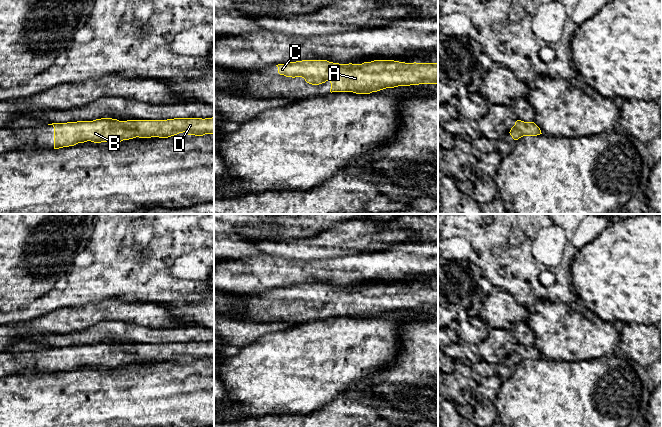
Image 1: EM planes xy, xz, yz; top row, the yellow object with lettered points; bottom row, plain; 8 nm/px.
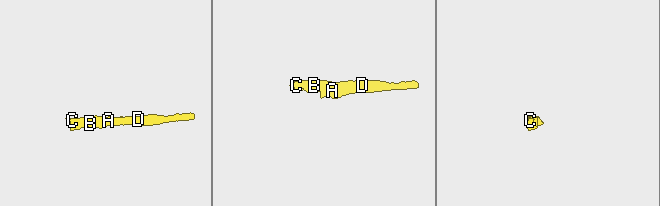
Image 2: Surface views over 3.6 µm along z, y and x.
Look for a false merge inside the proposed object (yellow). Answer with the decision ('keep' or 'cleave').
keep

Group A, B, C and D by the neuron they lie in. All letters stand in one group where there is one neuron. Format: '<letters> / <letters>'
A B C D

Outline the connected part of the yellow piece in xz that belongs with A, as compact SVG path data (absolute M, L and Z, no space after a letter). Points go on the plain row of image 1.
M302 284L276 290L280 299L302 301L312 309L329 304L331 317L370 318L398 310L438 308L438 287L374 284L362 288L339 288L327 284Z

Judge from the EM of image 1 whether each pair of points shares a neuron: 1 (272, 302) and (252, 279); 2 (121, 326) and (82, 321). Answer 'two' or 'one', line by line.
1: two
2: two

